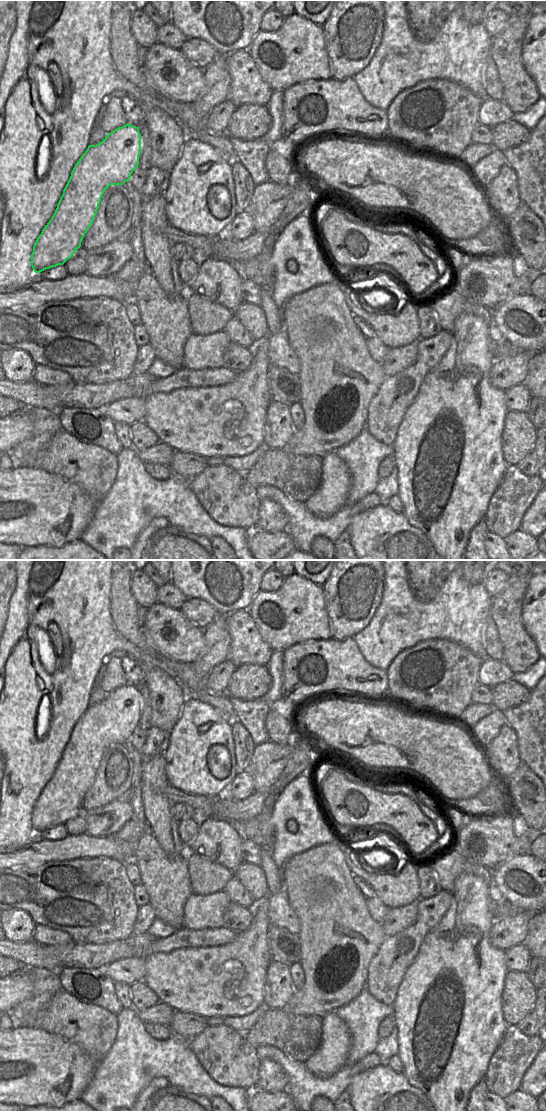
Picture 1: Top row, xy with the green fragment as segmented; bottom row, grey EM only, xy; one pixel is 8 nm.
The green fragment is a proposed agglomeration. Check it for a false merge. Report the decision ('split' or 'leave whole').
leave whole

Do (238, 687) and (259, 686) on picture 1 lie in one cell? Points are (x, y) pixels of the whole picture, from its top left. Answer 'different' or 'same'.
same

